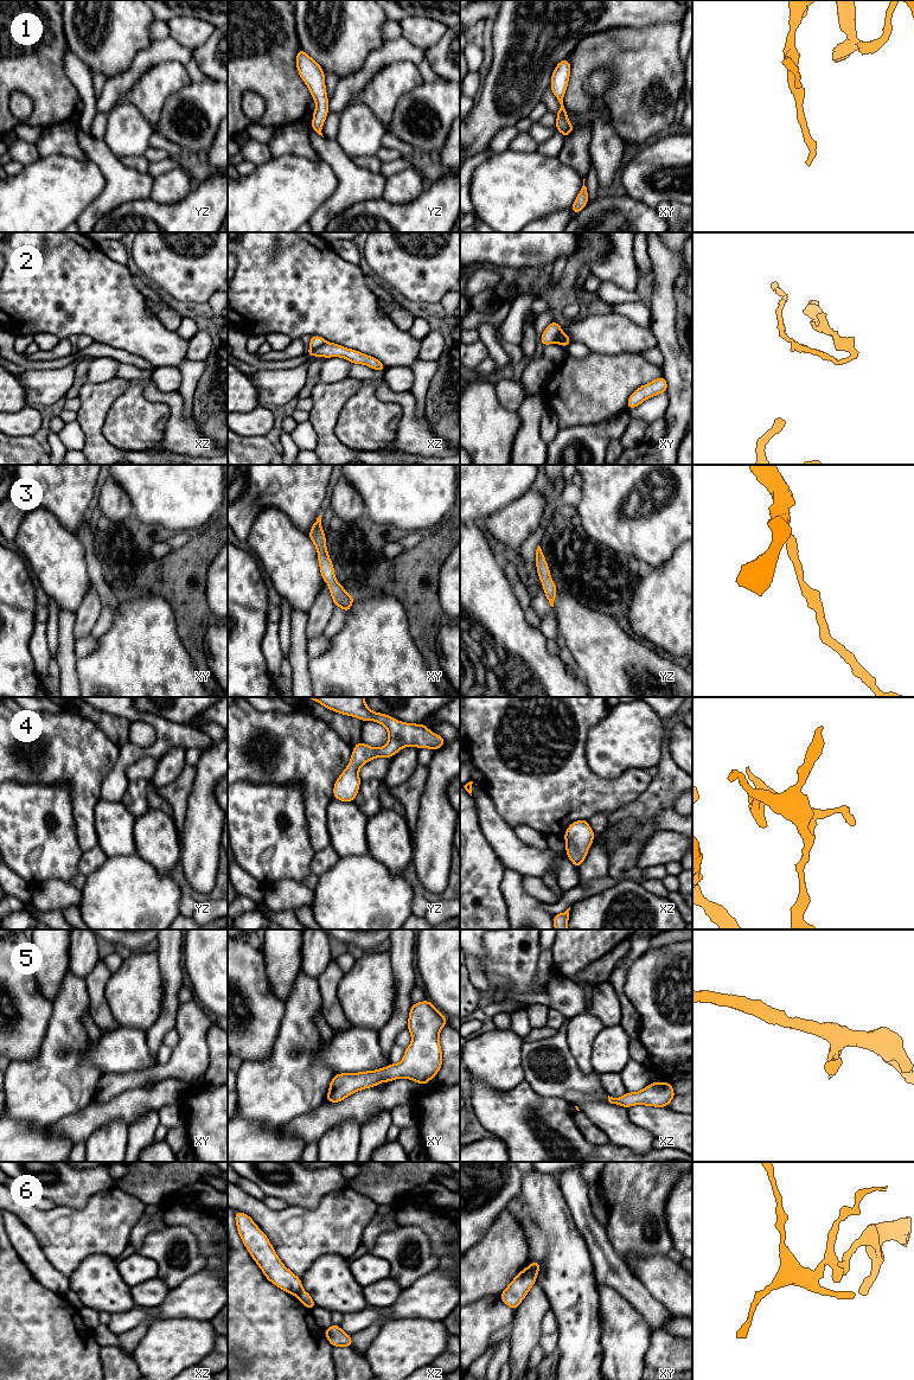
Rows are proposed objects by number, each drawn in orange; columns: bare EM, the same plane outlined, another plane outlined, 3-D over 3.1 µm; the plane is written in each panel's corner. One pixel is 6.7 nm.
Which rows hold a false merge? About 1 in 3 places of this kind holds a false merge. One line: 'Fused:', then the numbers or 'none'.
Fused: 2, 6

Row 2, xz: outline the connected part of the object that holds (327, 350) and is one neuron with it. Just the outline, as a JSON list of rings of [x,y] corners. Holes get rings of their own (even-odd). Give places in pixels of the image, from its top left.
[[[326,343],[315,350],[309,350],[307,351],[307,356],[308,357],[319,356],[325,358],[341,357],[353,364],[364,364],[373,370],[382,370],[382,371],[386,370],[386,366],[375,357],[364,354],[357,350],[346,349],[334,343]]]

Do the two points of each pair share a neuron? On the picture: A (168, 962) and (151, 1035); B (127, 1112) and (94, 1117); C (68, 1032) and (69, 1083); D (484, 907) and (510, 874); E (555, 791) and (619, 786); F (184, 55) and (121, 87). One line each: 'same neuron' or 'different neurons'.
A: same neuron
B: same neuron
C: same neuron
D: different neurons
E: same neuron
F: same neuron

